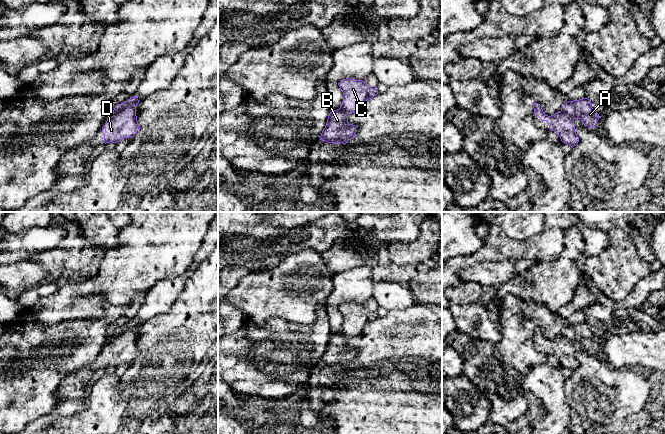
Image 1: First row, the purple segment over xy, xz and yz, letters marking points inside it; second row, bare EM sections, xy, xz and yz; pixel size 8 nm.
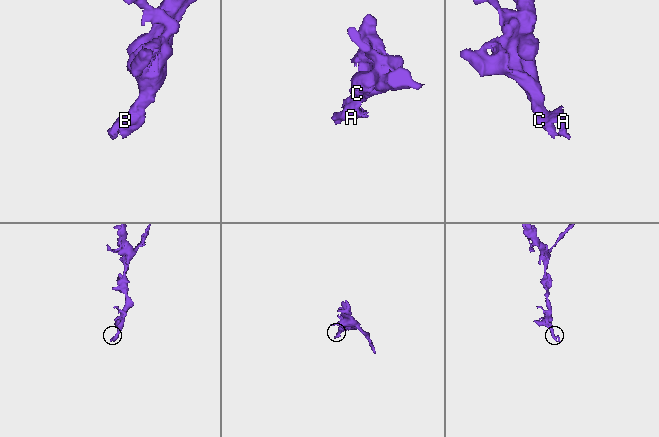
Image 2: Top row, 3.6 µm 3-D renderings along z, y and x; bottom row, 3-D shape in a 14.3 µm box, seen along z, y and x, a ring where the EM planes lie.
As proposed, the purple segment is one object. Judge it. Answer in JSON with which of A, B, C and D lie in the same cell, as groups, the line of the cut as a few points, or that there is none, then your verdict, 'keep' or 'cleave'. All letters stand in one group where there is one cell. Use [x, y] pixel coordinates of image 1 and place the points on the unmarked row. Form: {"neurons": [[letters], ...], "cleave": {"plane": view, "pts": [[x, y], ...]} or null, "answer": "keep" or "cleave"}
{"neurons": [["A", "B"], ["C", "D"]], "cleave": {"plane": "xy", "pts": [[137, 323], [113, 338]]}, "answer": "cleave"}

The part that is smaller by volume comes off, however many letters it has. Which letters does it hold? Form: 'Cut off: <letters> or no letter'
Cut off: A, B

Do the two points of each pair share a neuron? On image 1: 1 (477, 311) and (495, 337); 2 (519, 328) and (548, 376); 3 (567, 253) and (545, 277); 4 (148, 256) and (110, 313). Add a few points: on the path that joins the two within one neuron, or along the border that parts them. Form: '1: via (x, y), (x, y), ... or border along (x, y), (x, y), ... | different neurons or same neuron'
1: via (480, 317), (482, 323), (489, 331) | same neuron
2: border along (545, 362), (532, 366), (524, 379) | different neurons
3: via (564, 259), (551, 272) | same neuron
4: border along (127, 304), (105, 302), (104, 317), (98, 319) | different neurons

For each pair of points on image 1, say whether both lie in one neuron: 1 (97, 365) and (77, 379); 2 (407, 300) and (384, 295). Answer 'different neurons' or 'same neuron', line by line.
1: same neuron
2: same neuron

